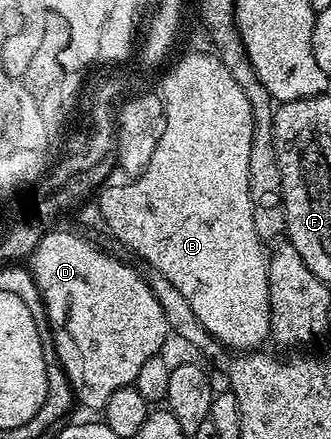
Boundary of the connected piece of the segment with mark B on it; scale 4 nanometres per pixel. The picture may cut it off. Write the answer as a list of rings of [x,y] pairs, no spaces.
[[[194,52],[191,56],[186,56],[166,77],[162,80],[160,95],[165,104],[167,125],[164,127],[164,134],[161,135],[159,145],[156,146],[155,153],[147,169],[138,177],[131,179],[124,184],[108,184],[97,193],[98,212],[106,219],[106,228],[123,244],[126,248],[131,248],[135,252],[138,260],[150,263],[184,294],[184,299],[188,301],[188,306],[192,306],[192,314],[200,318],[200,326],[208,330],[214,339],[218,341],[223,349],[234,348],[239,353],[258,350],[270,336],[270,295],[268,294],[268,274],[266,266],[268,263],[267,253],[262,253],[263,241],[259,240],[256,234],[256,226],[252,223],[252,202],[248,194],[248,150],[252,150],[252,130],[254,129],[254,119],[252,118],[252,106],[248,106],[248,98],[244,98],[244,90],[236,86],[236,78],[228,74],[228,70],[223,66],[217,55],[206,52]]]

